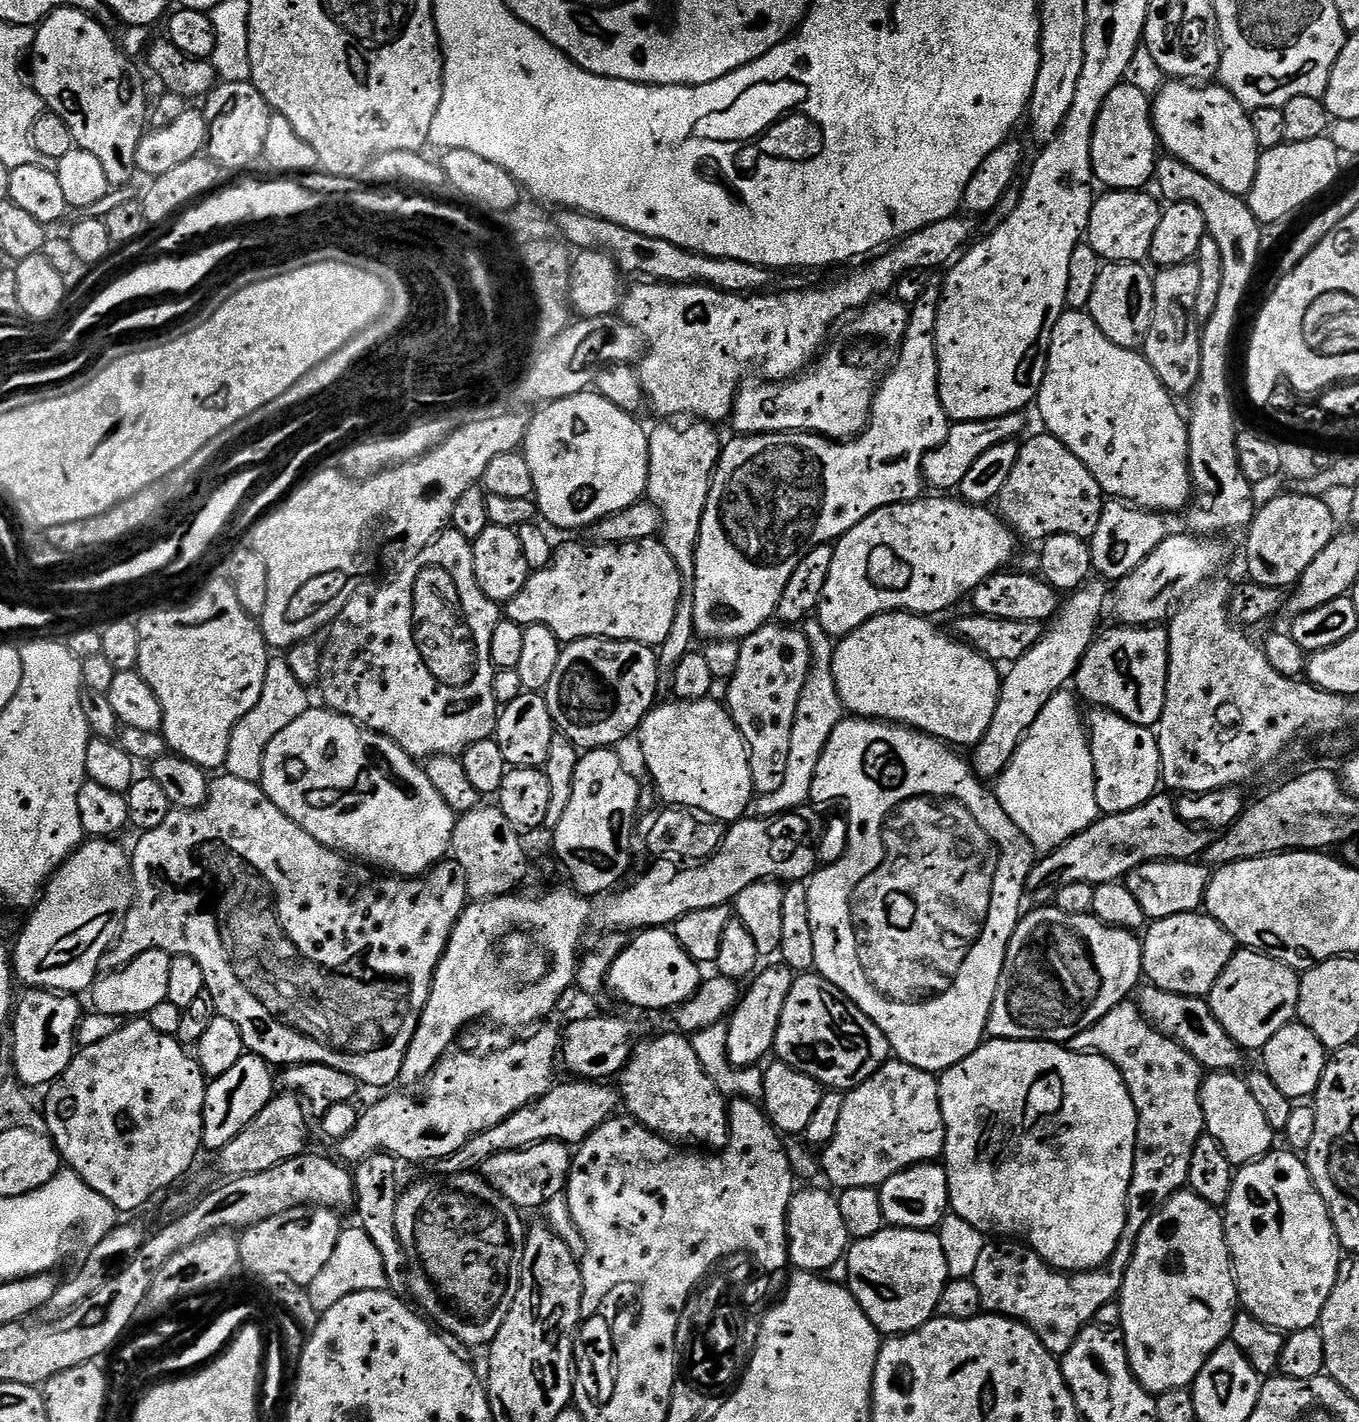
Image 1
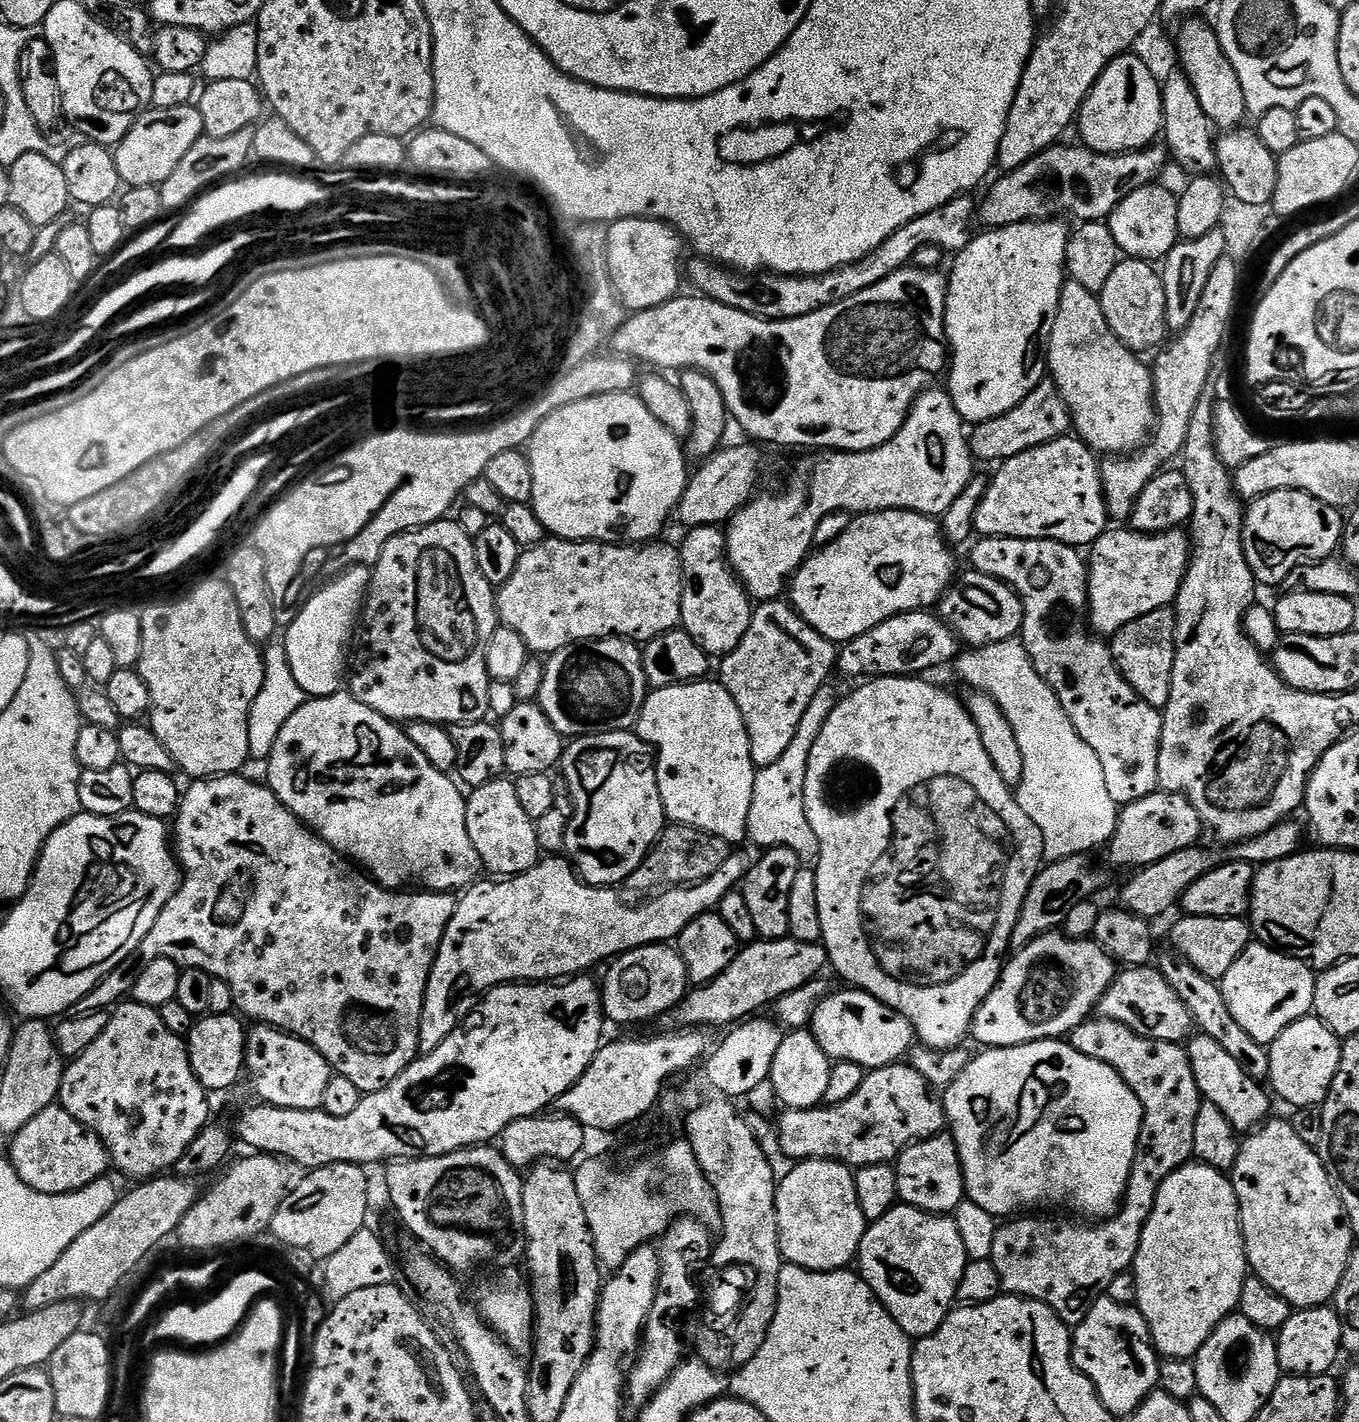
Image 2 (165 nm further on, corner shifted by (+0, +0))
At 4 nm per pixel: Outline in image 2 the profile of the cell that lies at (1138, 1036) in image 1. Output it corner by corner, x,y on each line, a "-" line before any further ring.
1089,1018
1080,1023
1070,1033
1070,1043
1086,1058
1094,1058
1113,1070
1123,1078
1124,1083
1134,1090
1138,1102
1144,1107
1144,1124
1140,1127
1140,1141
1136,1143
1136,1157
1132,1173
1128,1179
1128,1191
1114,1216
1097,1223
1092,1232
1092,1240
1072,1240
1072,1228
1064,1220
1024,1220
1028,1218
1012,1218
1001,1223
994,1234
994,1250
992,1265
998,1270
1001,1289
1013,1296
1022,1296
1025,1300
1040,1300
1050,1306
1069,1326
1080,1324
1097,1299
1103,1297
1108,1287
1119,1275
1127,1273
1136,1263
1138,1246
1142,1238
1142,1230
1154,1210
1154,1202
1158,1198
1158,1190
1170,1174
1184,1167
1193,1159
1194,1150
1194,1118
1198,1118
1198,1110
1202,1097
1194,1082
1194,1070
1190,1066
1187,1051
1179,1044
1151,1040
1139,1036
1130,1026
1122,1026
1122,1022
1114,1022
1103,1018

